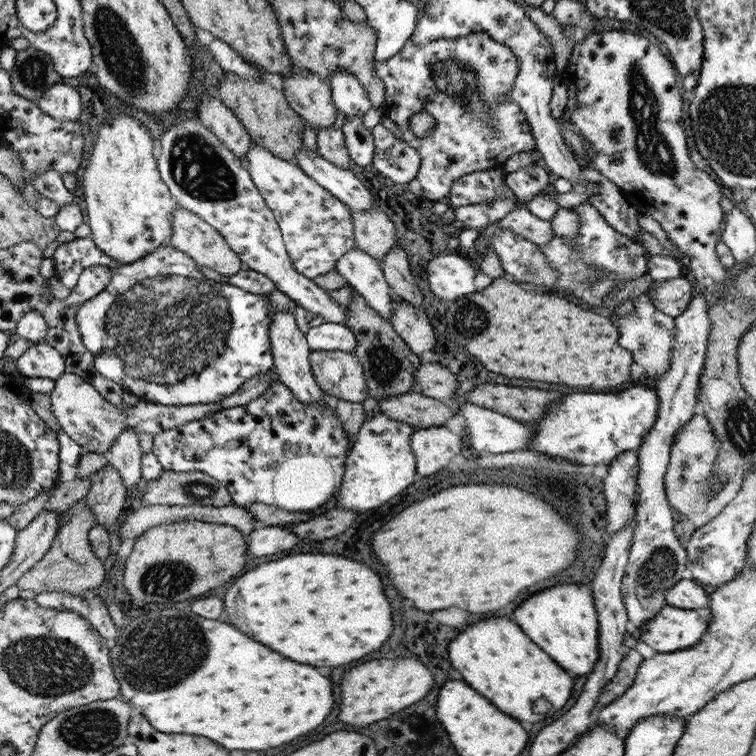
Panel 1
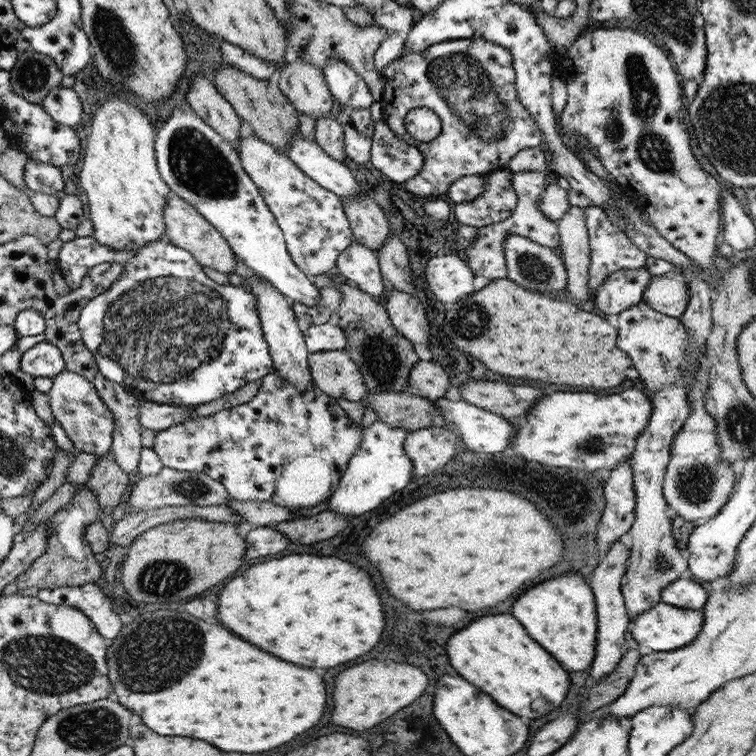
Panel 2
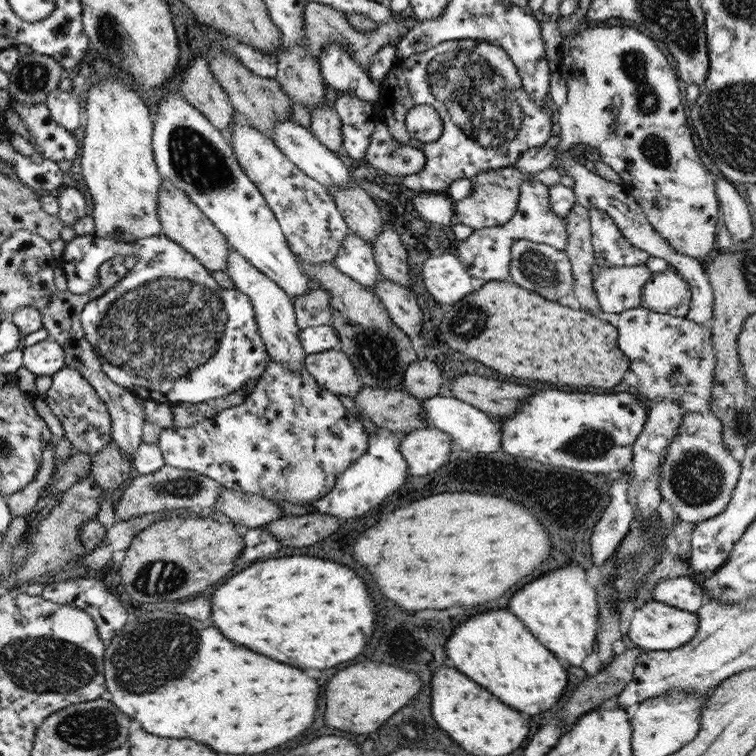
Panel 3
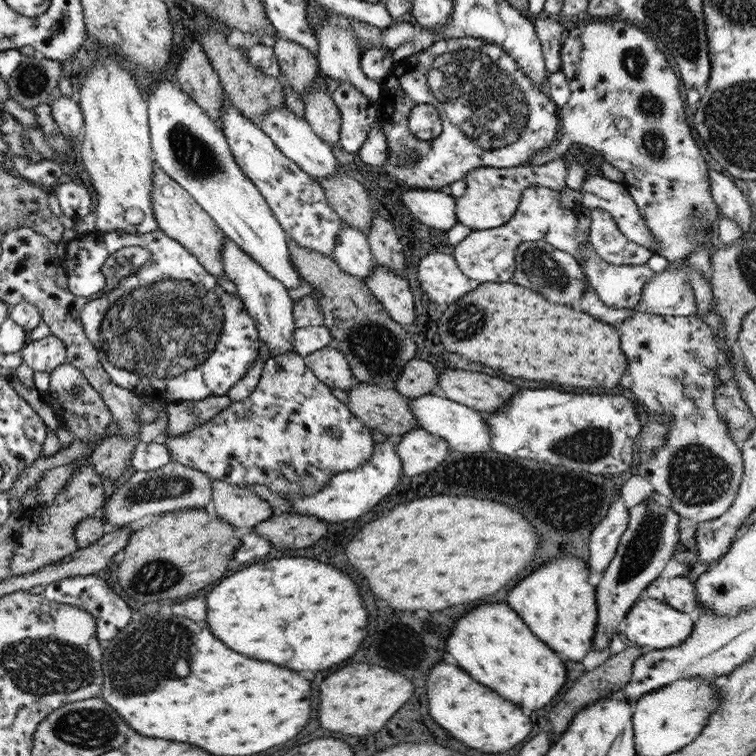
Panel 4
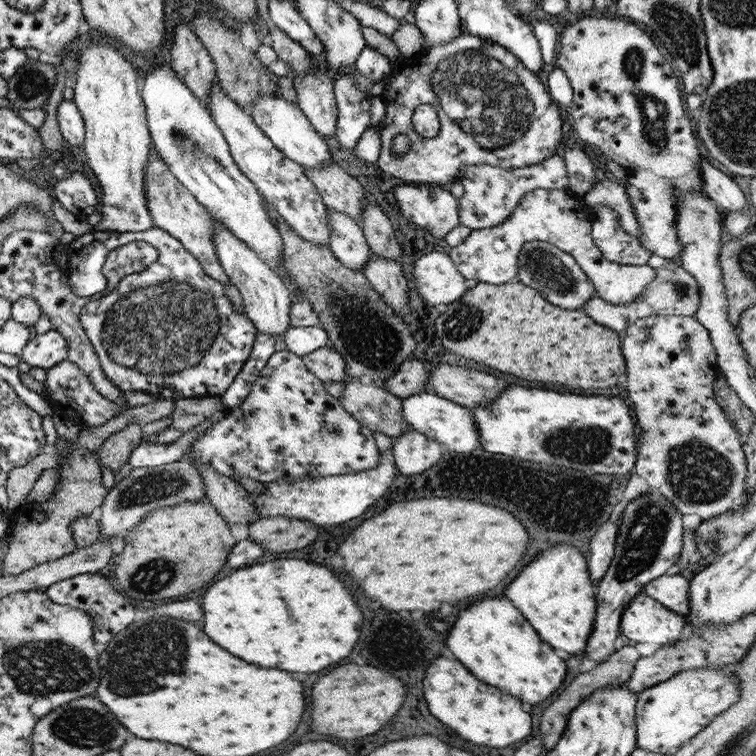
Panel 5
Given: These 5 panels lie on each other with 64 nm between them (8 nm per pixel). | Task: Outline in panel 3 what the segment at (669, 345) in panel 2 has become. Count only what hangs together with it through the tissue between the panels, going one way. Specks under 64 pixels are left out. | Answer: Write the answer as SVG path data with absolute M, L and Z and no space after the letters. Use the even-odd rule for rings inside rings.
M639 306L617 313L617 318L617 346L629 358L628 369L637 378L632 391L646 403L668 398L676 400L681 407L681 424L677 428L677 434L671 438L665 458L659 466L659 494L667 500L677 520L696 524L718 515L731 498L731 491L737 484L741 468L730 450L723 446L721 424L709 410L715 360L709 327L698 326L684 317L656 313Z

